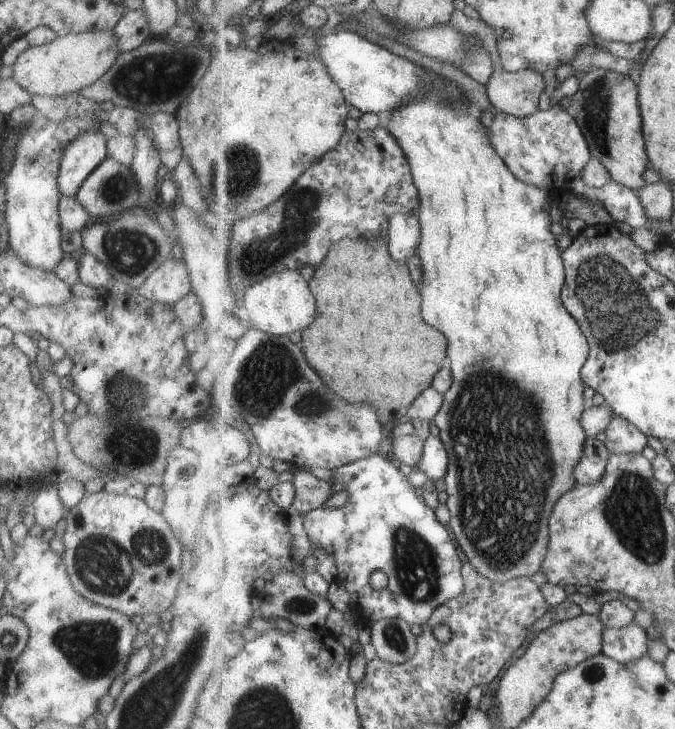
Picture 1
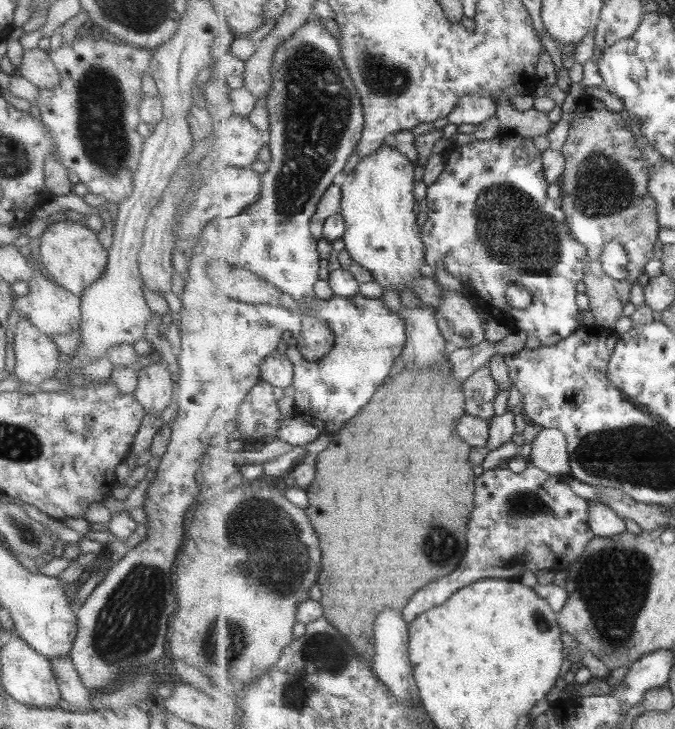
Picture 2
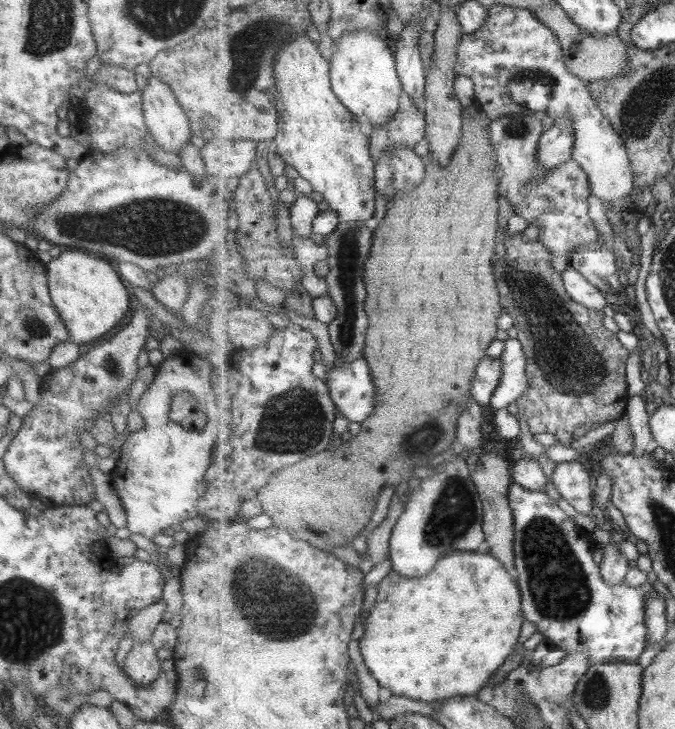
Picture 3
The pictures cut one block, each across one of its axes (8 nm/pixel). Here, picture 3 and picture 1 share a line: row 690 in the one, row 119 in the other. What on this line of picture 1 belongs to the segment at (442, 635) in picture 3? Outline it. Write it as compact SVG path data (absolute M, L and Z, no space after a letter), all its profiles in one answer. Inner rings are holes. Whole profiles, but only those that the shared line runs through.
M445 78L431 80L431 84L425 86L423 90L425 92L421 92L421 98L413 96L391 112L387 130L397 138L397 142L400 142L401 148L407 154L412 167L413 180L417 190L420 191L421 205L418 216L423 228L423 242L419 252L425 266L423 314L425 314L425 320L437 331L445 334L448 339L448 365L453 374L453 384L444 395L441 411L435 416L433 422L439 428L439 437L445 444L446 450L449 450L449 458L451 458L445 478L445 491L448 494L446 506L451 515L449 525L468 561L477 570L481 570L481 574L494 582L508 582L513 581L513 578L530 577L541 571L549 549L549 518L551 518L553 506L567 490L577 486L573 470L576 470L577 462L580 462L584 454L584 445L589 438L581 424L581 416L587 408L584 398L587 387L582 378L582 369L589 359L590 344L584 331L581 330L580 323L567 311L562 298L566 268L562 253L557 248L558 237L551 232L553 218L550 209L554 200L552 194L549 194L547 188L523 182L513 174L493 147L489 130L481 122L480 113L465 100L453 98L453 84L449 80Z

